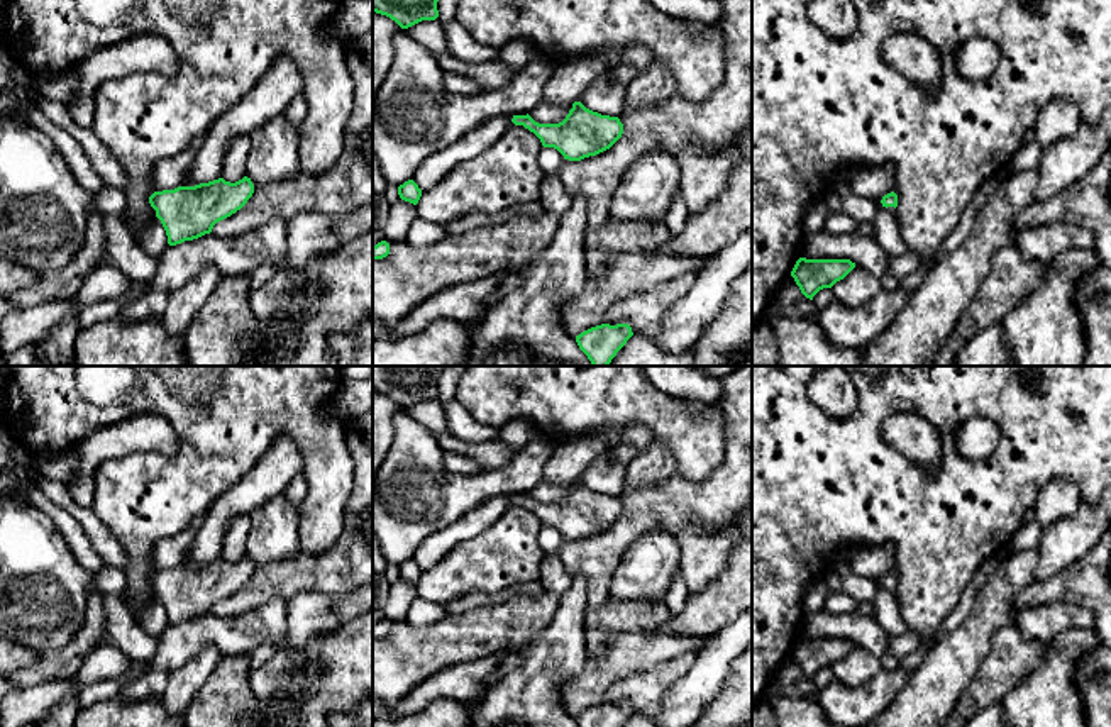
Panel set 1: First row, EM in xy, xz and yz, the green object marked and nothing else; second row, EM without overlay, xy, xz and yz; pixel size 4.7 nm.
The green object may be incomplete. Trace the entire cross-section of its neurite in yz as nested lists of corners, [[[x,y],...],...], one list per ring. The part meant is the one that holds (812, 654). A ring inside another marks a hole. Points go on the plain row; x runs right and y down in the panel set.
[[[799,637],[791,651],[801,673],[813,680],[823,669],[832,668],[837,661],[843,659],[855,642],[850,639],[806,639]]]

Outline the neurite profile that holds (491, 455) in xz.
[[[449,432],[435,434],[435,439],[445,452],[464,454],[484,469],[500,469],[513,461],[522,451],[500,441],[466,442]]]

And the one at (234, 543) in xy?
[[[235,515],[222,539],[222,558],[235,563],[246,556],[247,534],[251,529],[251,515]]]

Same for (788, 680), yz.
[[[789,654],[781,661],[777,671],[771,676],[759,700],[769,703],[777,695],[808,696],[816,700],[820,686],[801,673],[794,658]]]

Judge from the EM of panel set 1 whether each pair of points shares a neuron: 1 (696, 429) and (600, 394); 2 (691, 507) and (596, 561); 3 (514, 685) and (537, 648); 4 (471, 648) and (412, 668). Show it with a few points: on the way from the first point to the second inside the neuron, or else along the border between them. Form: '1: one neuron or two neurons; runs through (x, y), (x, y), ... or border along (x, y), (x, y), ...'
1: one neuron; runs through (673, 424), (657, 410), (624, 397)
2: one neuron; runs through (668, 507), (647, 509), (619, 538)
3: one neuron; runs through (520, 677), (536, 656)
4: one neuron; runs through (456, 648), (432, 648), (427, 653)

